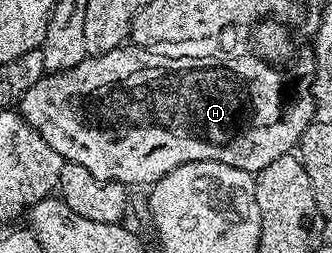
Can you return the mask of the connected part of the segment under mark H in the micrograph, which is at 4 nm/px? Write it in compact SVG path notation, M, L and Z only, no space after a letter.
M123 44L112 52L87 56L80 64L67 70L48 72L36 84L32 84L32 88L28 88L28 92L24 92L24 96L19 100L17 113L22 115L29 126L36 128L44 136L44 140L48 140L48 144L56 148L56 152L60 152L63 162L80 164L83 168L88 168L88 172L92 172L96 180L120 182L127 188L149 188L168 172L180 168L180 164L189 162L219 162L255 175L259 170L268 168L272 160L280 160L280 156L291 153L297 147L304 131L315 121L316 103L313 93L307 86L307 75L305 78L304 75L298 74L294 82L290 82L289 76L282 71L284 69L250 52L238 54L235 58L196 58L190 54L182 54L177 58L174 54L177 53L159 52L154 48Z

